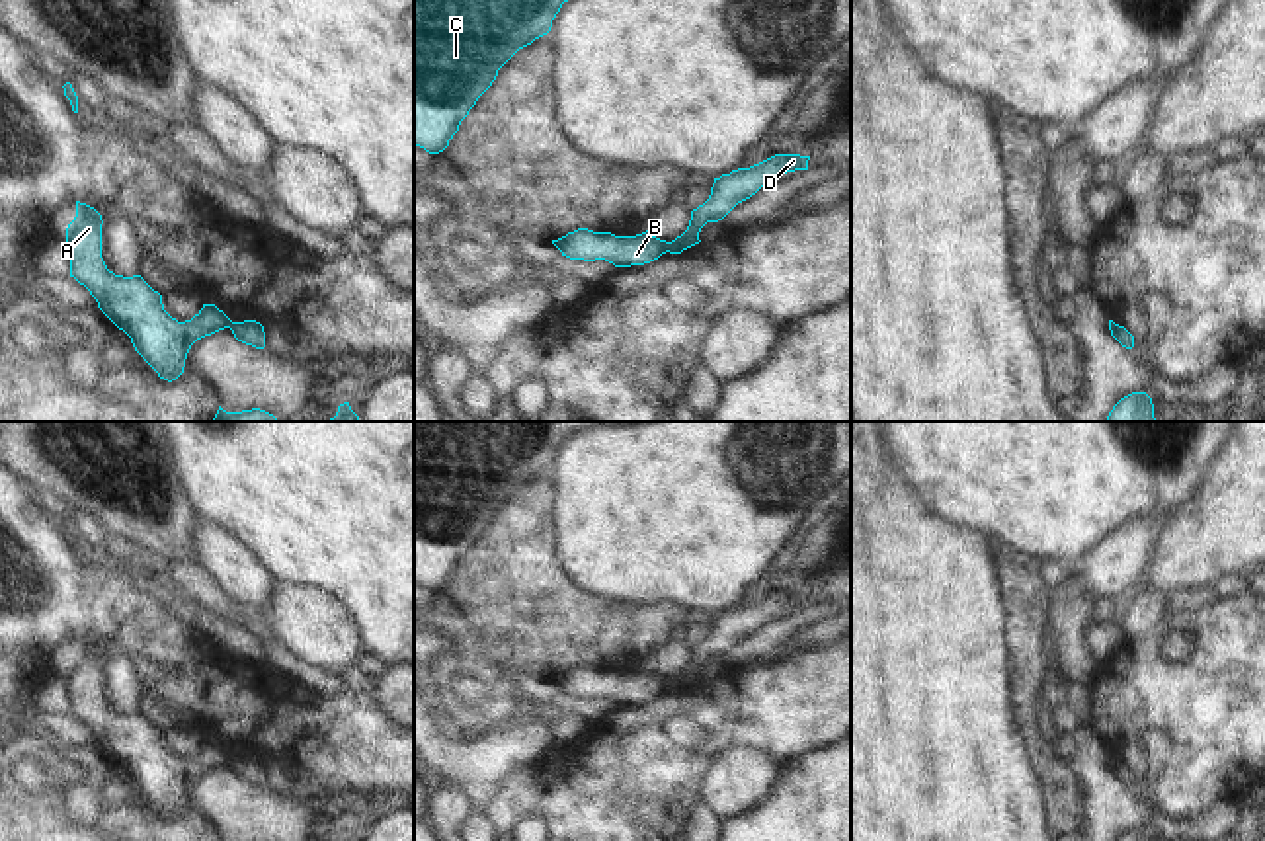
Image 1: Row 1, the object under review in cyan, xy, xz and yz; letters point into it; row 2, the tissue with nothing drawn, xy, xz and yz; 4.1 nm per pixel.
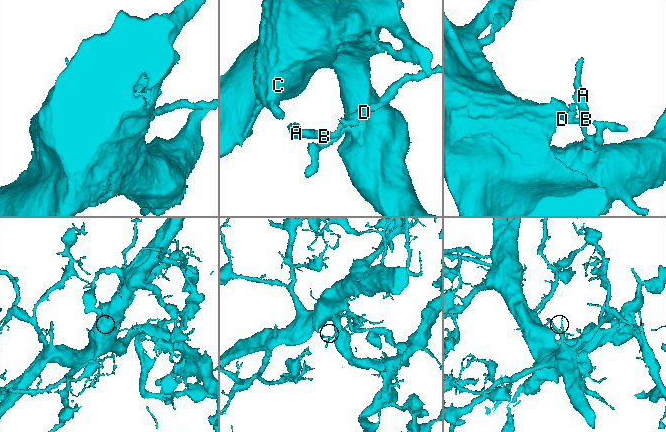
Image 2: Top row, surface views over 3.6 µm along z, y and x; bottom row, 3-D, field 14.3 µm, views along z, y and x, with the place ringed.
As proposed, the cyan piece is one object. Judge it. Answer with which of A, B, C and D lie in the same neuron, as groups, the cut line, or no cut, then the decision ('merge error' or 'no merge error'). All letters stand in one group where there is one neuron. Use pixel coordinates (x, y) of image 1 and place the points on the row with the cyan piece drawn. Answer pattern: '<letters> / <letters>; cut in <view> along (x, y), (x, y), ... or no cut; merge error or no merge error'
A B C / D; cut in xz along (668, 242), (664, 250); merge error

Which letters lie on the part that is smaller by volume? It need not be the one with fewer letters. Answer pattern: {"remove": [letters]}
{"remove": ["D"]}

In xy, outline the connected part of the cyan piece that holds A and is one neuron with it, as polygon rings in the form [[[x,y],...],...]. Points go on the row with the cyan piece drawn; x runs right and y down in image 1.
[[[76,201],[76,217],[66,228],[70,277],[90,291],[98,308],[131,338],[135,351],[158,377],[172,382],[184,373],[191,345],[230,328],[232,320],[215,304],[203,304],[185,322],[172,318],[162,295],[141,275],[123,277],[107,269],[102,258],[102,224],[94,207]]]

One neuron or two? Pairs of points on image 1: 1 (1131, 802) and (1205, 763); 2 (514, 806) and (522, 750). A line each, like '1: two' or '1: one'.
1: two
2: two

